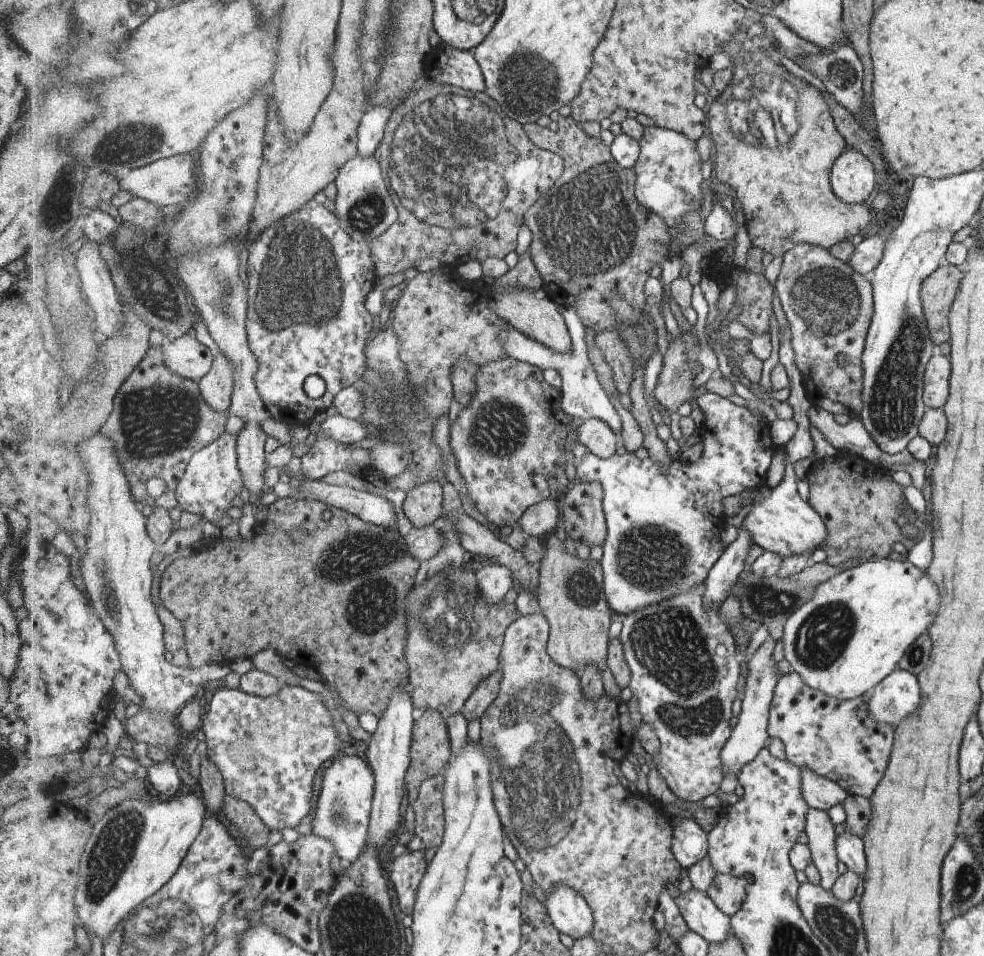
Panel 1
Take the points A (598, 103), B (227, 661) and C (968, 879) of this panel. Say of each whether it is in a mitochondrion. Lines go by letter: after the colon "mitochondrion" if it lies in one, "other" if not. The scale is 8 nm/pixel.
A: other
B: other
C: mitochondrion

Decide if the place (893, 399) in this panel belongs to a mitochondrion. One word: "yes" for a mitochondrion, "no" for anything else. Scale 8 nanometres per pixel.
yes

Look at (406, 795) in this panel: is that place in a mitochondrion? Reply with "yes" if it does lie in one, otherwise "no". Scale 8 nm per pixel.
no

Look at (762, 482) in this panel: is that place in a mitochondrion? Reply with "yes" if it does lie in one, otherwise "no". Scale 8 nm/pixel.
no

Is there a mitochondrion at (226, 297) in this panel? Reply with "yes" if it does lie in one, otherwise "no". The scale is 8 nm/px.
yes

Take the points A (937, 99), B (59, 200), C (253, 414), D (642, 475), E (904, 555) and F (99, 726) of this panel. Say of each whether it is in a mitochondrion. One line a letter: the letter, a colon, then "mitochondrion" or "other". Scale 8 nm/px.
A: other
B: mitochondrion
C: other
D: other
E: other
F: other

